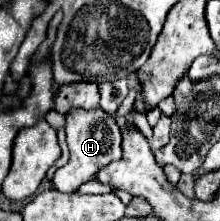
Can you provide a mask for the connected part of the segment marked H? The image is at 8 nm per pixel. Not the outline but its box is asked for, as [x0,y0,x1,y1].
[54,109,122,193]

